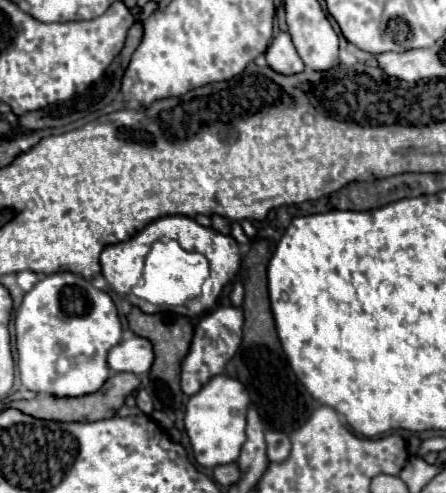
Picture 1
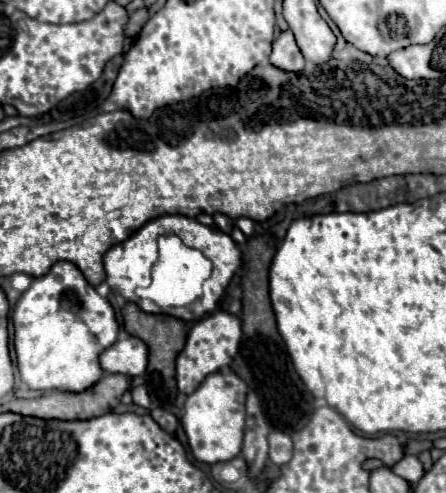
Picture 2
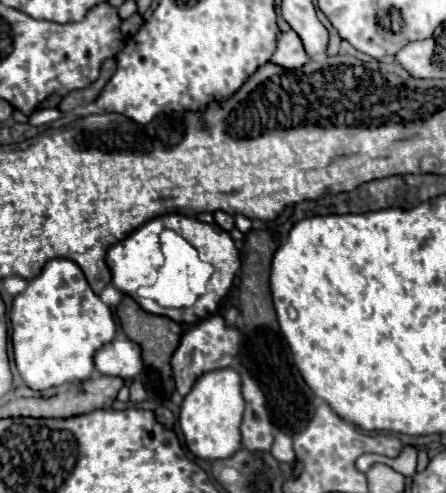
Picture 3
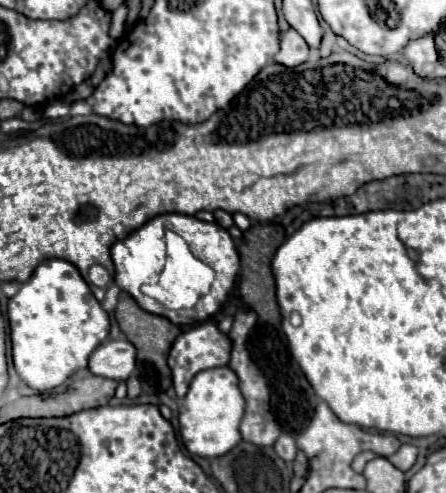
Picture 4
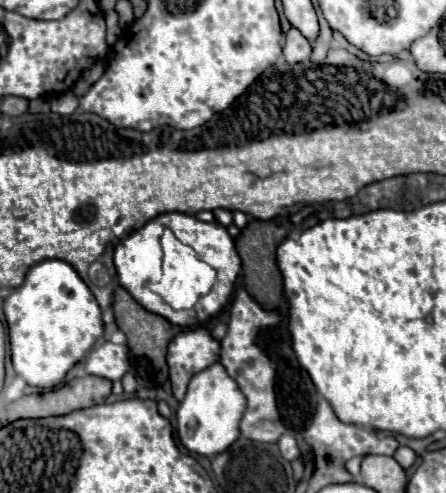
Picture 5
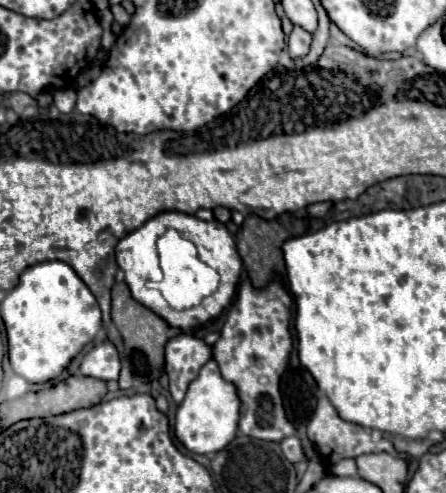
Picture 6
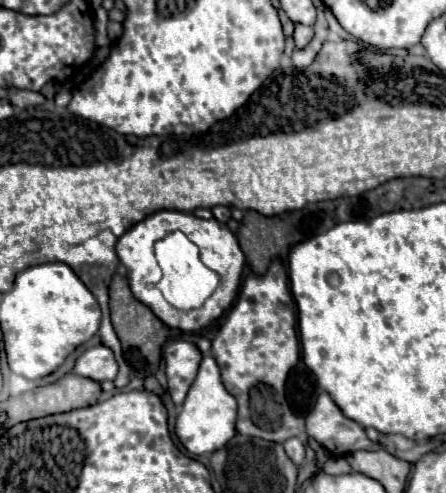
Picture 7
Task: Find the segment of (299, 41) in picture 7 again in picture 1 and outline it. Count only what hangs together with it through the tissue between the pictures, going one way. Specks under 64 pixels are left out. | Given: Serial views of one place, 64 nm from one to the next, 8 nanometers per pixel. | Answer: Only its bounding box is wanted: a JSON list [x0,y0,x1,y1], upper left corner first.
[266,32,304,74]

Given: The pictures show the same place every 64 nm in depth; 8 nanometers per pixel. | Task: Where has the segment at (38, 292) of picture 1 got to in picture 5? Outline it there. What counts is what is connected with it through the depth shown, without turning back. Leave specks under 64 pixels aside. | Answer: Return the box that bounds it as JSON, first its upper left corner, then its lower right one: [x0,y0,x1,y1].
[4,260,102,388]

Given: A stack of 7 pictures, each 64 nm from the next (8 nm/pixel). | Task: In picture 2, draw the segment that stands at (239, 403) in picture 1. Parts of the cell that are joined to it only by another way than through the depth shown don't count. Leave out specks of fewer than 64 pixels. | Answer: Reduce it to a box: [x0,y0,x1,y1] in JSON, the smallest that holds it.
[182,372,248,464]

